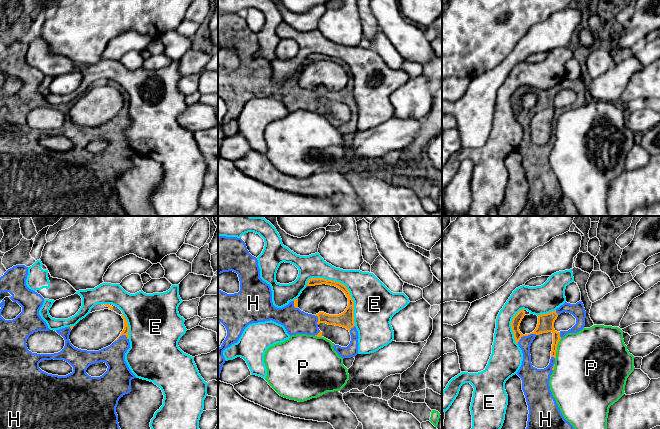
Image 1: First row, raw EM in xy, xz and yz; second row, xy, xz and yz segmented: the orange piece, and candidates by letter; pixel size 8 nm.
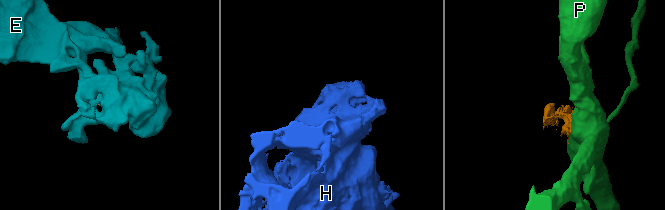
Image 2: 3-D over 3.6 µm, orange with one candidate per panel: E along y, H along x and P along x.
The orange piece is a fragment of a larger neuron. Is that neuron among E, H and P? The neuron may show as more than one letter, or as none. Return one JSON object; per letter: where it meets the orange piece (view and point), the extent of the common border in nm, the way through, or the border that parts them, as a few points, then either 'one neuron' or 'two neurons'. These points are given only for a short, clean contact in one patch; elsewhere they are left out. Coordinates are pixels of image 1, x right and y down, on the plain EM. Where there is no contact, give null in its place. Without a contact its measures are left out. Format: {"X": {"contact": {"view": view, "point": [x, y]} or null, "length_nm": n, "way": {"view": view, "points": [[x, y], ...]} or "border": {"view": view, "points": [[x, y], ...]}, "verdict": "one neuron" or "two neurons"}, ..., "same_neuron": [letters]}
{"E": {"contact": {"view": "xz", "point": [346, 63]}, "length_nm": 550, "verdict": "two neurons"}, "H": {"contact": {"view": "yz", "point": [526, 111]}, "length_nm": 180, "verdict": "one neuron"}, "P": {"contact": {"view": "yz", "point": [556, 124]}, "length_nm": 180, "verdict": "two neurons"}, "same_neuron": ["H"]}

